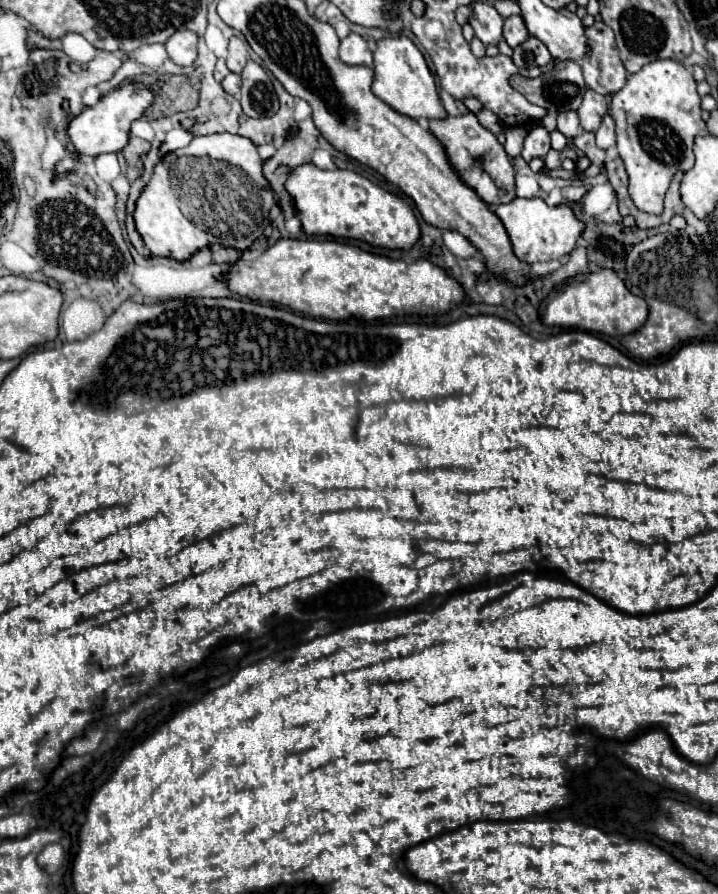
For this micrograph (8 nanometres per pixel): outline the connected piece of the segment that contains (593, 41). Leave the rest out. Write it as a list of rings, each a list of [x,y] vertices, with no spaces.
[[[597,20],[591,28],[585,30],[589,52],[579,60],[589,90],[611,96],[621,90],[627,82],[625,66],[621,64],[613,30]]]

